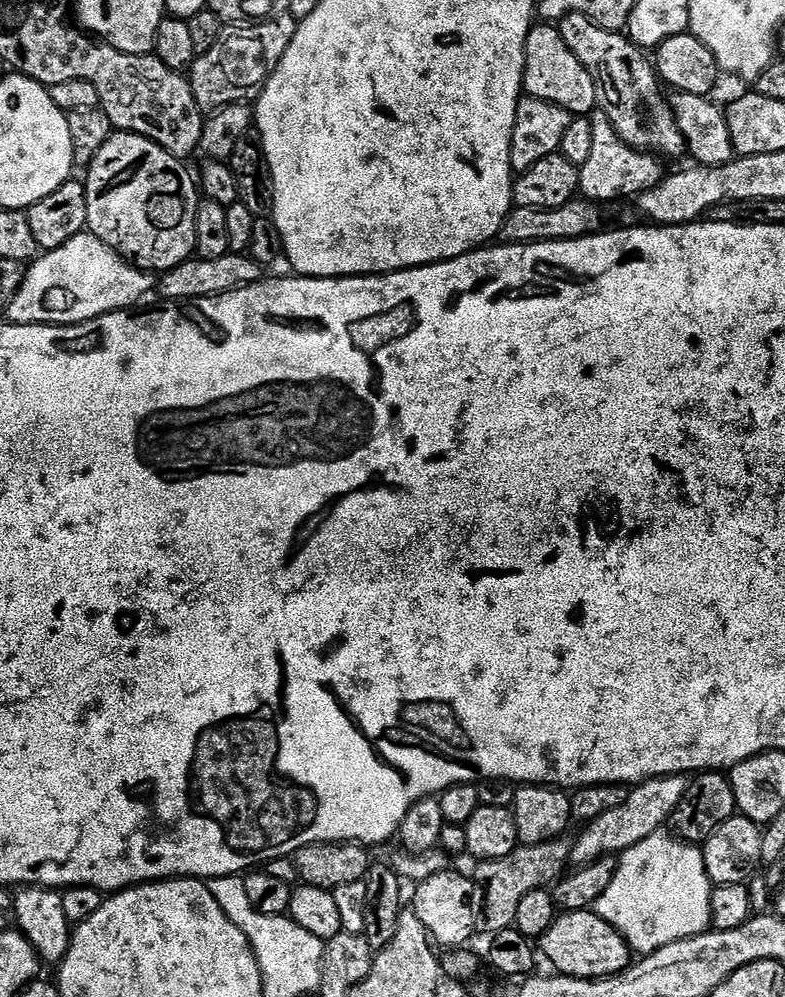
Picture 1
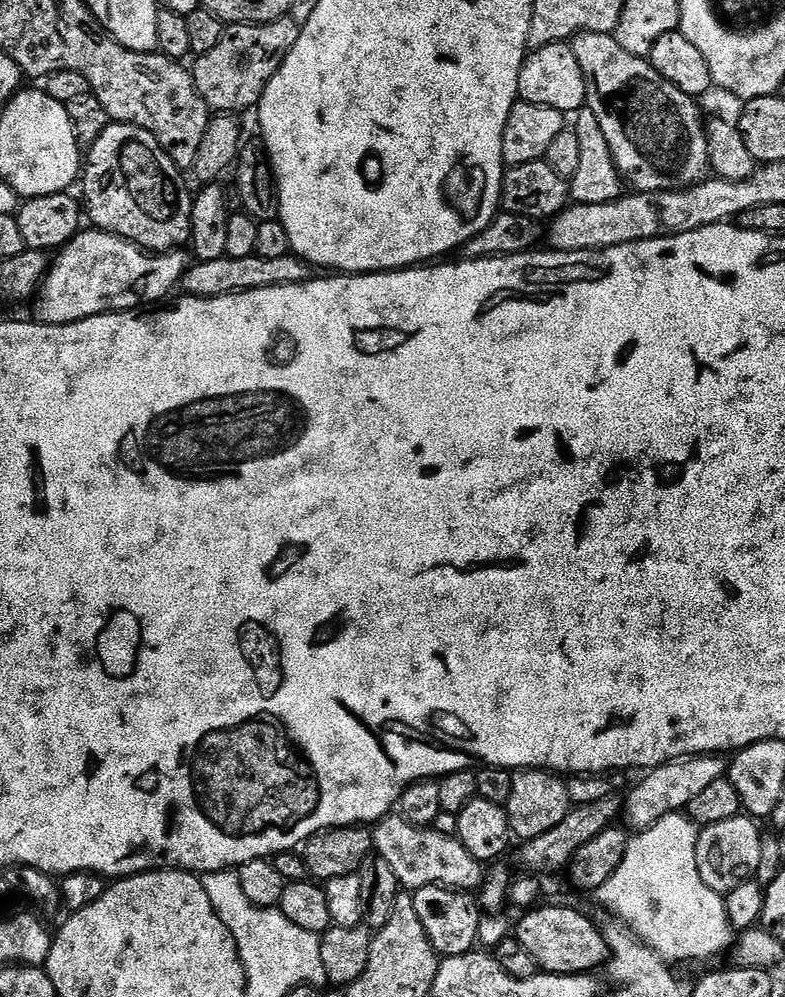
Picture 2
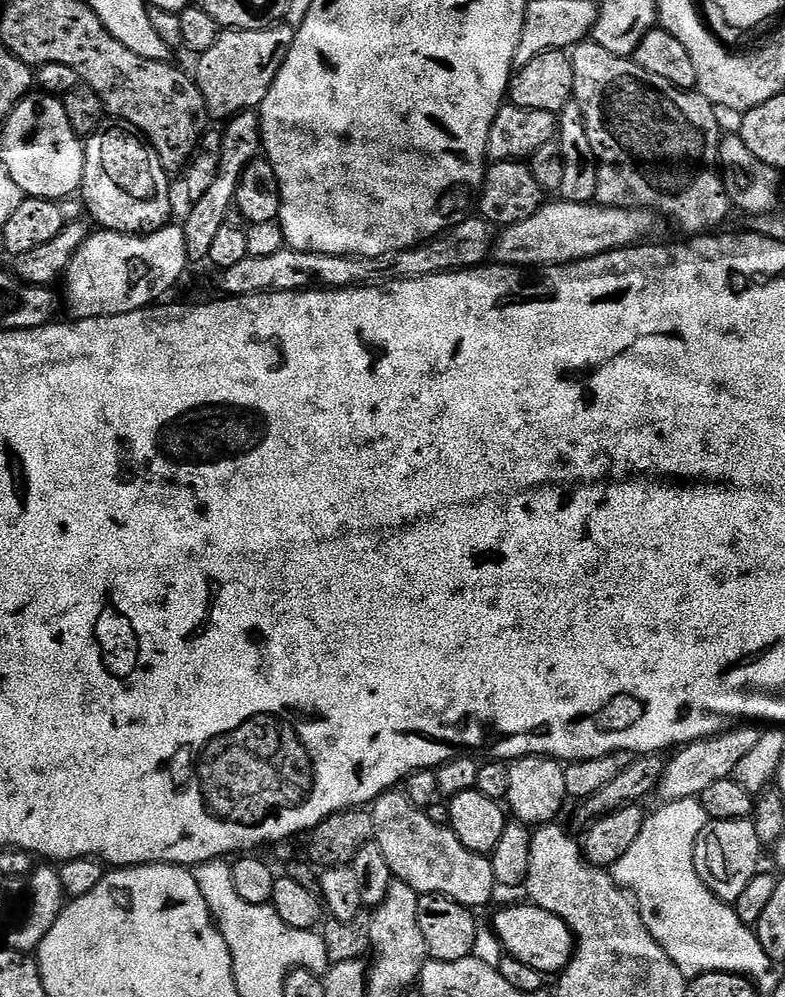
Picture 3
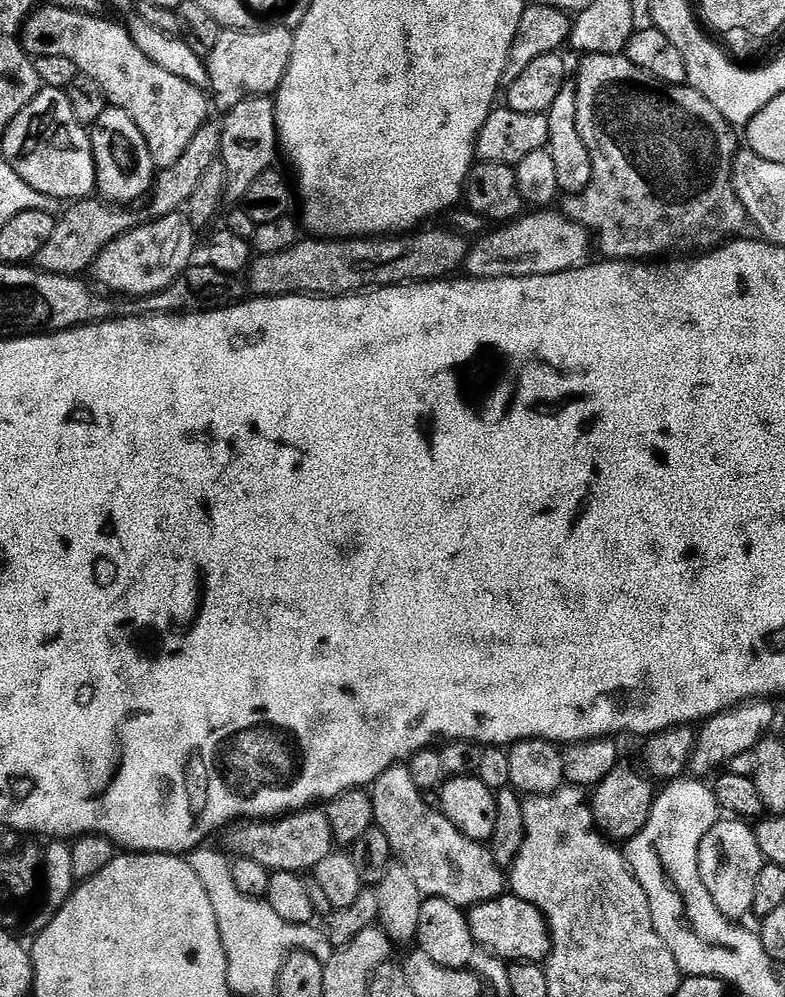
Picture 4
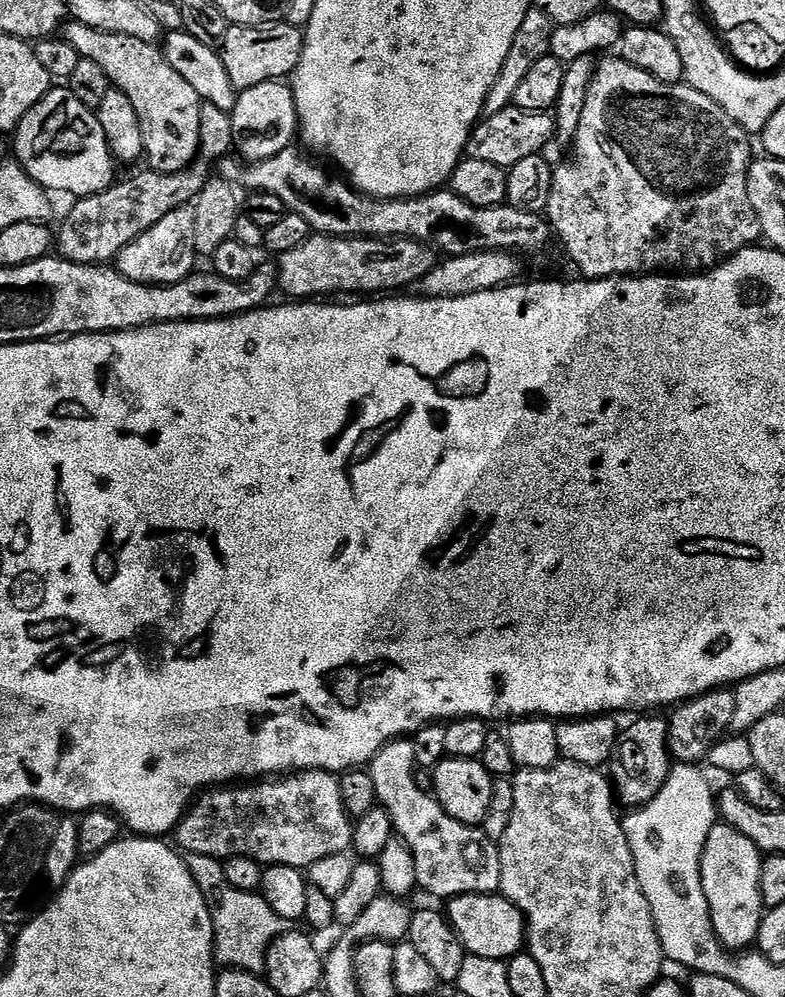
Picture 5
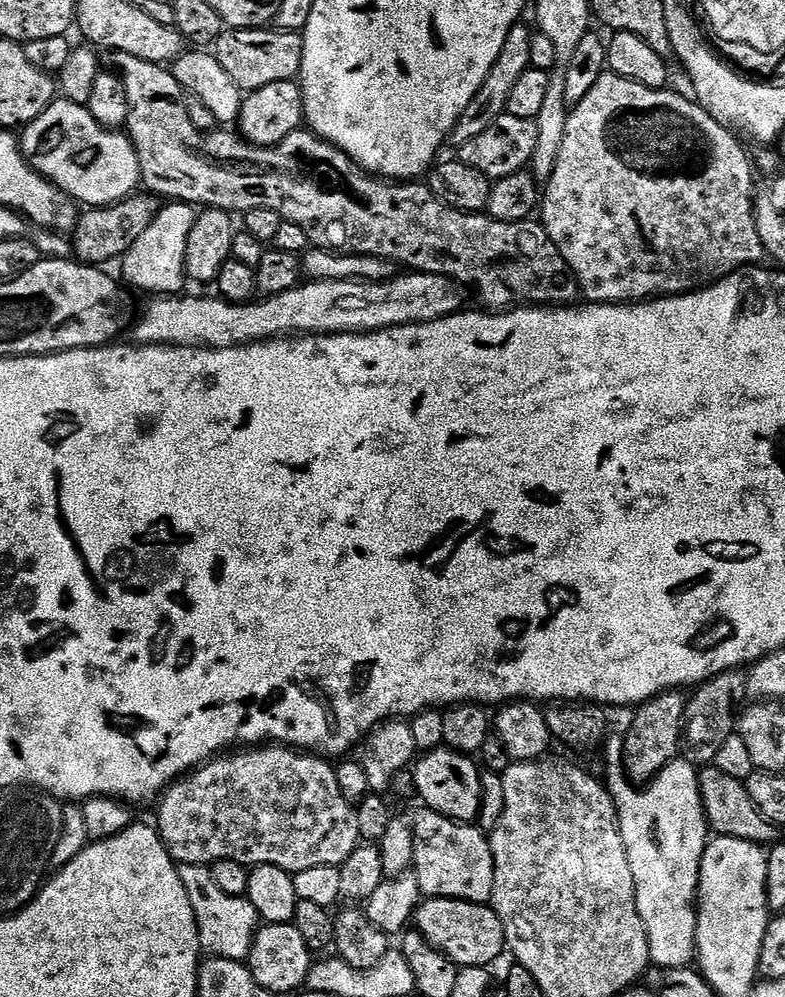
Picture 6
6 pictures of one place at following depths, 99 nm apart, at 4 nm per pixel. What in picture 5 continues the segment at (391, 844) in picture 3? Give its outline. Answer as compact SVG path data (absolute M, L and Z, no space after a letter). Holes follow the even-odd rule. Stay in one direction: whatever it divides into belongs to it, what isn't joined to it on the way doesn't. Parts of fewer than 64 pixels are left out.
M440 724L428 725L413 735L412 740L401 738L388 741L388 745L380 751L370 765L370 783L374 793L374 800L384 809L388 820L392 824L393 833L408 848L413 858L416 871L416 882L419 891L429 892L432 896L455 898L458 896L487 896L495 893L500 886L500 857L487 852L485 841L477 838L468 844L464 837L465 827L456 820L451 820L444 813L440 804L437 804L423 787L416 784L416 776L412 772L412 762L430 770L438 765L445 757L446 734L445 727Z

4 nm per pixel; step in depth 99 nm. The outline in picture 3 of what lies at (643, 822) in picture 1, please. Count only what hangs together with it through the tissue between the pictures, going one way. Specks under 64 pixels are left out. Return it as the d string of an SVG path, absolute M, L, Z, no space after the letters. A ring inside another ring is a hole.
M732 726L715 736L683 745L675 753L677 756L666 763L658 787L658 795L661 796L659 799L664 802L691 800L700 797L702 790L707 790L713 782L733 779L738 762L757 745L761 733L761 729L756 726Z

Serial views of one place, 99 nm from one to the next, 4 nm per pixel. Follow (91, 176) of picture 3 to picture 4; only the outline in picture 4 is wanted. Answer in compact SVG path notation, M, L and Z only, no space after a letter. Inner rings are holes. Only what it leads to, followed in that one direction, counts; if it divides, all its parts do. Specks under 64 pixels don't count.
M109 106L102 118L91 125L90 135L92 157L96 163L96 192L107 203L117 206L132 206L135 200L143 201L151 193L158 169L134 118L130 118L126 110Z

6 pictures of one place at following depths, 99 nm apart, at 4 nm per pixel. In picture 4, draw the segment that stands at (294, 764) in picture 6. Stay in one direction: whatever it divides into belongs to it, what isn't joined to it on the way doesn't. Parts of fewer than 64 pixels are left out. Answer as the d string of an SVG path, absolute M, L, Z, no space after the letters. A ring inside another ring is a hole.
M320 806L301 808L298 812L290 812L271 820L241 820L231 825L223 836L223 847L233 857L250 858L258 862L258 866L266 866L269 873L311 873L318 862L322 862L322 858L326 858L334 850L330 822L326 822L326 814Z

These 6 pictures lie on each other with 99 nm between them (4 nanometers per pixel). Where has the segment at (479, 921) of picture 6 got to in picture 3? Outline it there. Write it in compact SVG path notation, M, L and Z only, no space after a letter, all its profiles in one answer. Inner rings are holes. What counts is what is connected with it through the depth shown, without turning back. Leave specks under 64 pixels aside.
M515 902L500 910L490 920L490 927L496 932L503 951L509 957L543 974L563 972L564 967L572 961L572 953L576 951L576 937L572 934L572 927L561 916L550 910L542 910L531 902Z

